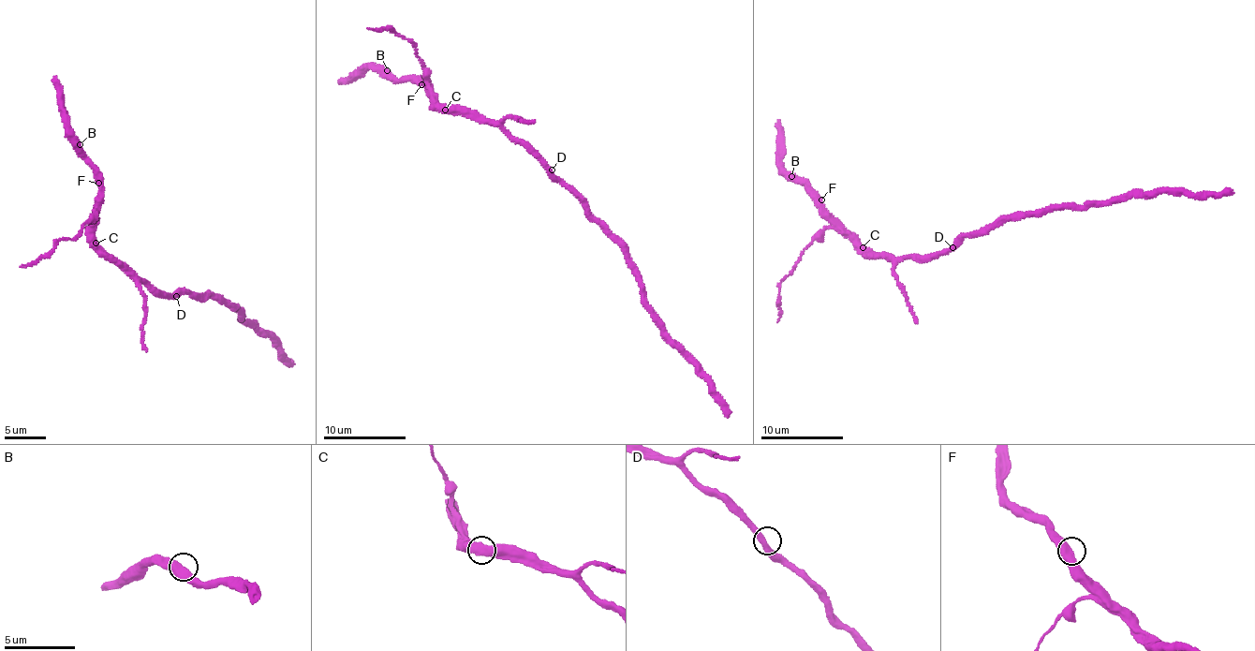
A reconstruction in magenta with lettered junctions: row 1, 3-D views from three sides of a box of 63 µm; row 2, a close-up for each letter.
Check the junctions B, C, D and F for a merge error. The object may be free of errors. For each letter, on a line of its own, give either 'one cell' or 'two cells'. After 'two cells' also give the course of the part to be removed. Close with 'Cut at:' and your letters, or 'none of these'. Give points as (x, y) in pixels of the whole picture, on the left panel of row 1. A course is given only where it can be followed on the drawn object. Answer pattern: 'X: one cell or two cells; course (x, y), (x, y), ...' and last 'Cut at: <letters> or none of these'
B: one cell
C: one cell
D: one cell
F: one cell
Cut at: none of these

